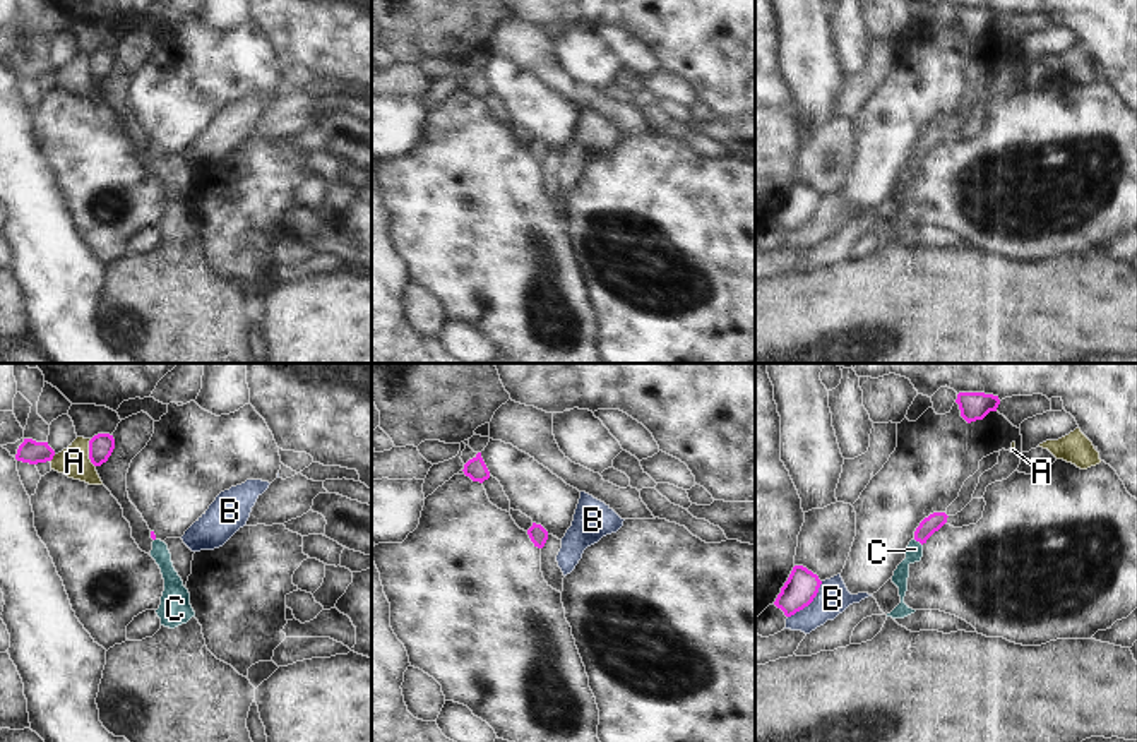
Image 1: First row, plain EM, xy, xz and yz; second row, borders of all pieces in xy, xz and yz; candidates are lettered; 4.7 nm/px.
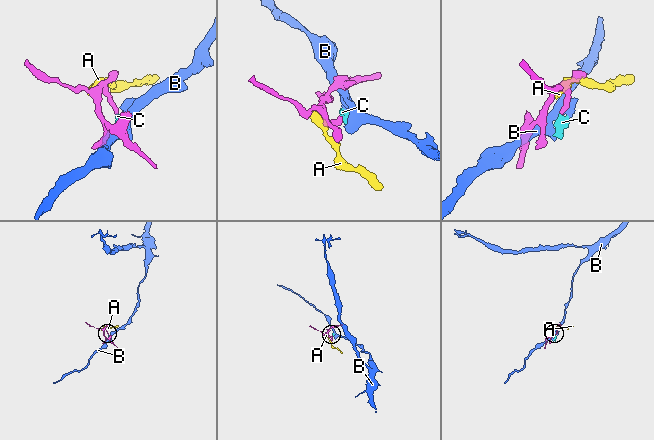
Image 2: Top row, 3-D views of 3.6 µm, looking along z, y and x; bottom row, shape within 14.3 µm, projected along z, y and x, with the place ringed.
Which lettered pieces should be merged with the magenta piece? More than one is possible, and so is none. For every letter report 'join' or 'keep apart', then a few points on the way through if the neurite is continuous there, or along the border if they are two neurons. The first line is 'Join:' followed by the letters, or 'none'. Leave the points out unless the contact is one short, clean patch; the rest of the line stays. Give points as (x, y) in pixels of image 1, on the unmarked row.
Join: C
A: keep apart
B: keep apart | along yz (822, 197), (817, 211), (788, 233)
C: join | across yz (937, 136), (918, 156), (915, 165)

